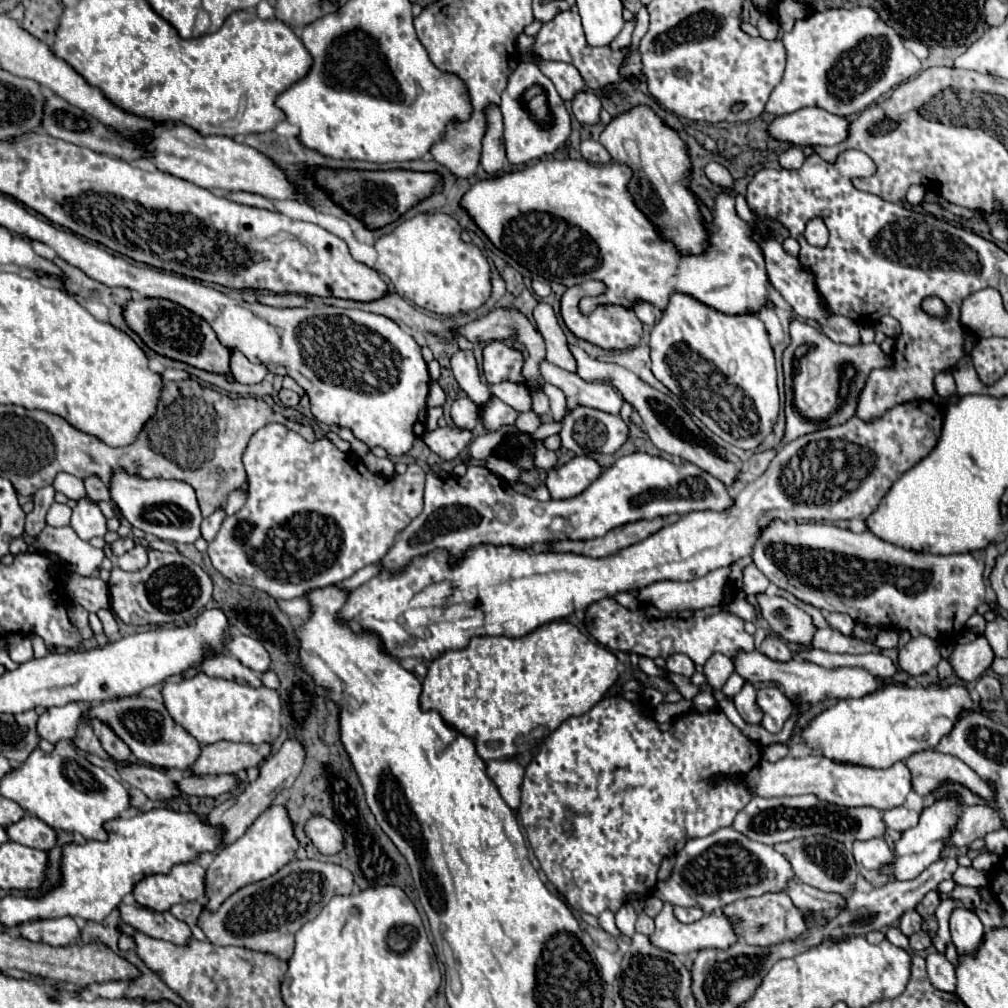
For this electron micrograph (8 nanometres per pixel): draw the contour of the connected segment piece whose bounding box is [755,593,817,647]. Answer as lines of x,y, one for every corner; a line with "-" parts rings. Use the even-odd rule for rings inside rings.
757,593
755,597
757,597
757,609
761,617
769,623
769,629
773,633
799,647
811,645
817,627
803,609
795,607
785,597
779,595
769,597
765,593

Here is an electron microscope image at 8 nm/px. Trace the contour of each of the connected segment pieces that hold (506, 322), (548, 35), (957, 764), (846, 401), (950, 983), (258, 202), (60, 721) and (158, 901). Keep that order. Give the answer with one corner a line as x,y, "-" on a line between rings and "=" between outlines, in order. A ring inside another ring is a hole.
497,307
489,315
485,315
481,319
475,319
475,321
459,327
459,333
463,337
467,337
469,341
485,341
485,343
487,341
519,341
525,347
525,351
527,351
527,361
525,361
525,367
521,369
523,383
531,391
537,391
537,367
539,367
541,359
545,357
545,341
543,341
543,335
539,333
539,329
529,321
529,317
525,317
523,313
519,313
515,307
509,307
509,309
=
575,9
561,11
561,15
555,15
537,33
537,55
547,59
547,61
567,61
567,63
571,63
581,73
581,77
583,77
583,81
585,81
585,85
589,89
601,89
601,87
605,87
609,83
625,81
627,77
621,75
621,65
623,65
623,61
627,57
627,51
629,51
629,47
623,47
621,51
615,51
609,45
591,47
585,41
581,19
579,19
579,13
=
933,749
919,751
905,759
905,765
913,775
913,791
917,795
929,795
933,789
949,779
965,785
987,801
995,801
995,791
969,765
953,755
945,755
=
791,319
789,335
791,335
791,343
783,349
783,371
793,371
793,353
799,345
811,345
811,349
799,359
799,365
797,365
797,371
795,371
795,377
793,377
793,393
791,393
789,385
785,387
787,389
785,391
785,397
787,397
787,401
785,401
785,435
783,435
781,443
777,447
769,449
769,451
757,451
747,461
749,471
751,471
753,477
759,477
761,473
765,473
765,469
769,467
771,459
775,457
775,453
779,451
781,445
785,445
785,443
789,443
797,437
803,437
807,433
819,431
827,425
835,427
835,425
841,425
841,423
849,421
857,411
857,399
859,399
859,395
865,387
865,381
867,381
869,373
875,367
879,367
879,353
881,353
883,369
893,365
893,359
889,355
885,355
877,343
855,345
855,347
833,343
817,327
813,327
809,323
803,323
803,321
797,321
797,319
-
839,387
841,387
841,397
839,397
=
933,951
927,955
925,961
927,961
927,975
929,975
931,985
939,991
953,993
955,985
957,985
955,967
945,959
945,955
939,951
=
229,191
227,192
227,196
231,200
237,203
254,206
257,208
263,208
270,211
276,211
274,209
274,206
270,202
267,202
266,198
264,198
261,195
251,194
251,193
242,192
242,191
238,191
238,192
=
67,703
65,707
49,707
37,721
37,733
49,743
59,739
73,739
77,725
83,717
83,709
77,703
=
179,863
169,875
143,877
131,895
147,909
169,911
175,903
205,897
205,869
199,863

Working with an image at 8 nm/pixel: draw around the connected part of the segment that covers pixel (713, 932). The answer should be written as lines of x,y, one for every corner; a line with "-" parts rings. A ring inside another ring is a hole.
665,903
661,913
655,917
655,932
649,937
649,941
657,949
669,951
679,957
685,957
685,955
689,955
693,951
701,951
701,949
729,949
737,939
739,939
739,935
735,933
735,923
723,911
713,911
692,924
682,924
673,915
673,905
669,905
669,903

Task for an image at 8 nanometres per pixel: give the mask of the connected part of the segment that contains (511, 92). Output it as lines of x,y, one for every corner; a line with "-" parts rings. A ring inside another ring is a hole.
521,61
517,65
517,69
509,75
509,81
507,81
507,87
501,95
501,113
503,113
503,121
505,121
505,149
507,149
507,159
513,163
513,165
519,165
519,163
527,163
527,161
535,161
535,159
543,159
551,153
557,151
557,147
561,147
565,143
565,139
571,135
571,119
569,119
569,113
565,109
565,103
563,99
559,97
555,85
551,83
551,79
547,79
539,67
531,61
-
533,85
539,85
543,87
545,95
547,95
547,107
549,107
549,115
551,115
551,123
549,127
543,127
539,125
527,111
527,105
525,105
525,99
523,99
523,93
533,87

